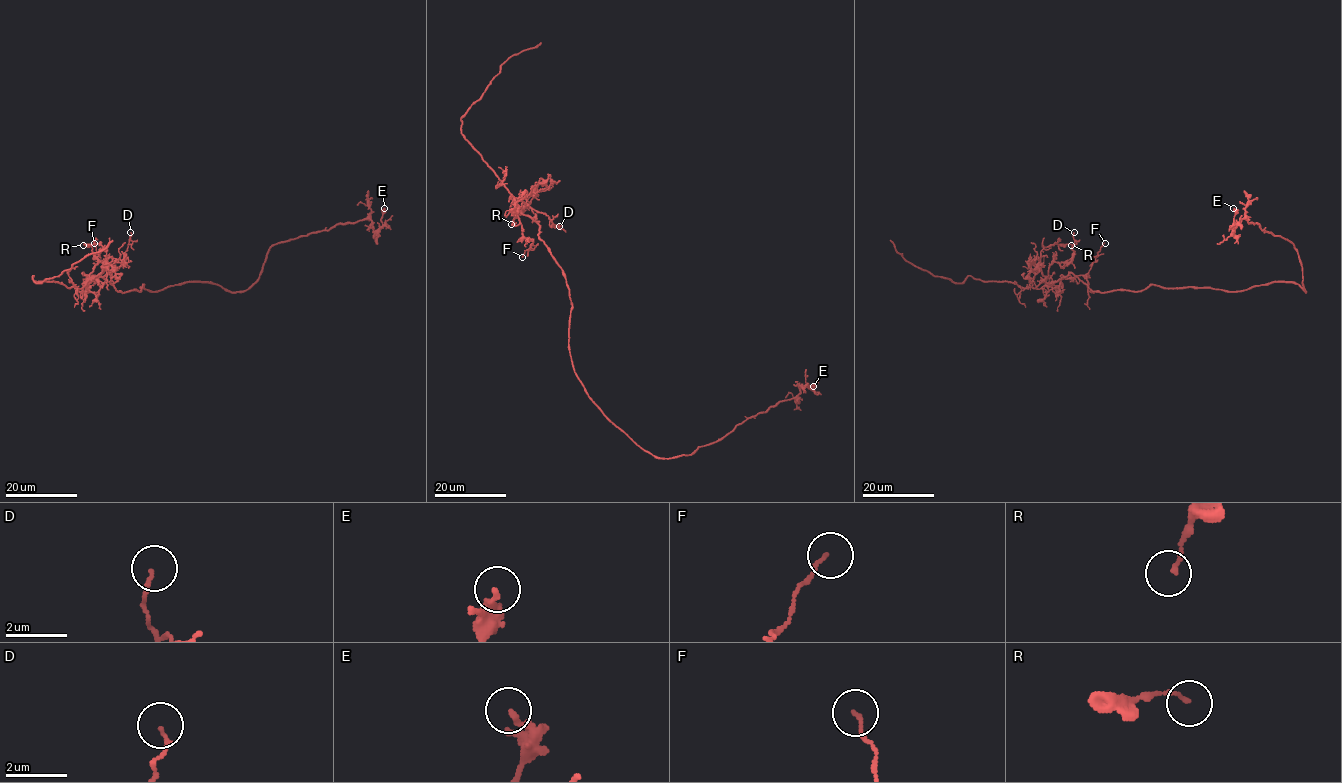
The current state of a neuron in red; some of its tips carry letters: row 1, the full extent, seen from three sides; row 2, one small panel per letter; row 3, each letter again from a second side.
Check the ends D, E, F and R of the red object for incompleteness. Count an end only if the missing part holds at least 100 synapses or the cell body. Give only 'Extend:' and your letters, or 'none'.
Extend: none

